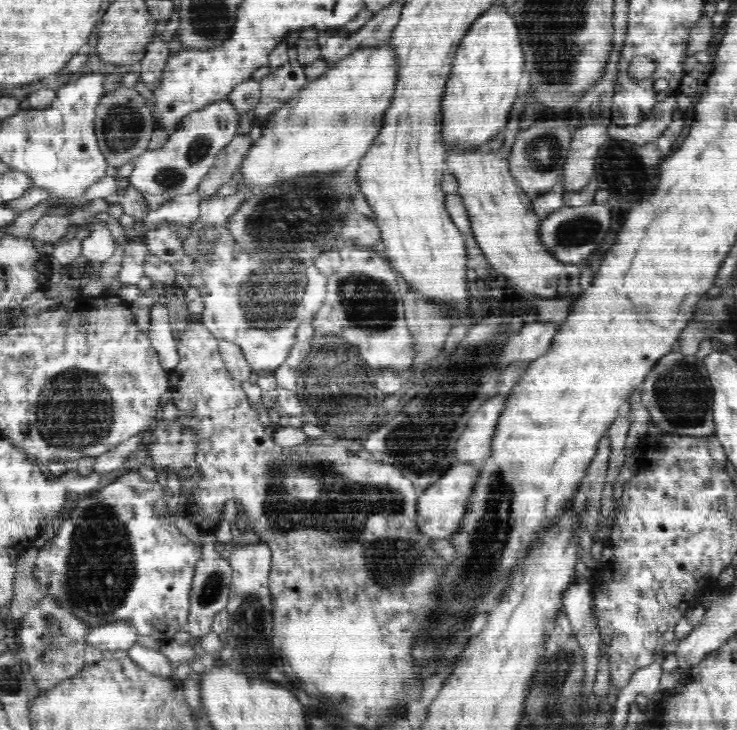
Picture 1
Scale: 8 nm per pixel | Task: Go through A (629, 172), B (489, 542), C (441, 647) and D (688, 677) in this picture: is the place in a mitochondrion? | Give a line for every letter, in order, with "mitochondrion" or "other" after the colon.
A: mitochondrion
B: mitochondrion
C: mitochondrion
D: other

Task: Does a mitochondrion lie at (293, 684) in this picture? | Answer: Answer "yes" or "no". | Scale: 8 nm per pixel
no

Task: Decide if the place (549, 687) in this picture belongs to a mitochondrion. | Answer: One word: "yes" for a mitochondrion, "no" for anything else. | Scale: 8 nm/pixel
yes

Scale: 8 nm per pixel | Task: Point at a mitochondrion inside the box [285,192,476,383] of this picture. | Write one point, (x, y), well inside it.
(368, 302)

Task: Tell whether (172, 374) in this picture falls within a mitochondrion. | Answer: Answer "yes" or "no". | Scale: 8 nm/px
no

